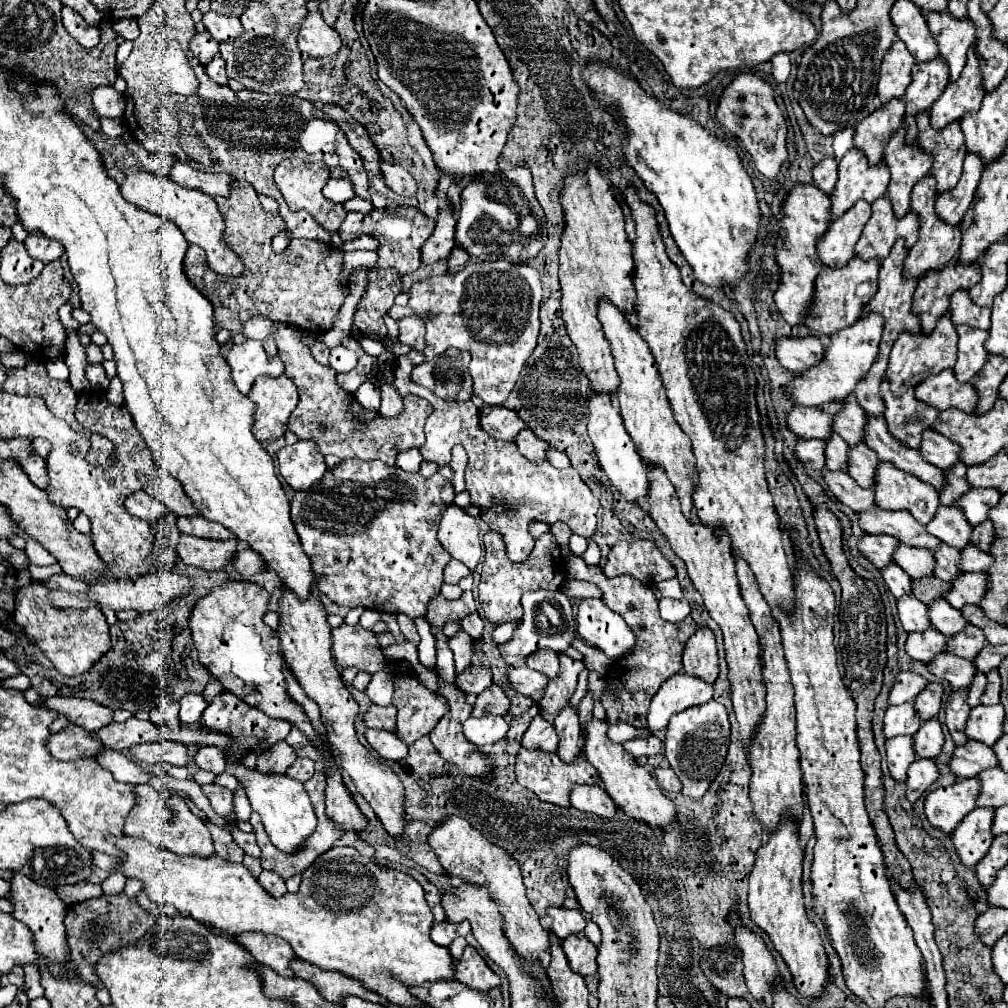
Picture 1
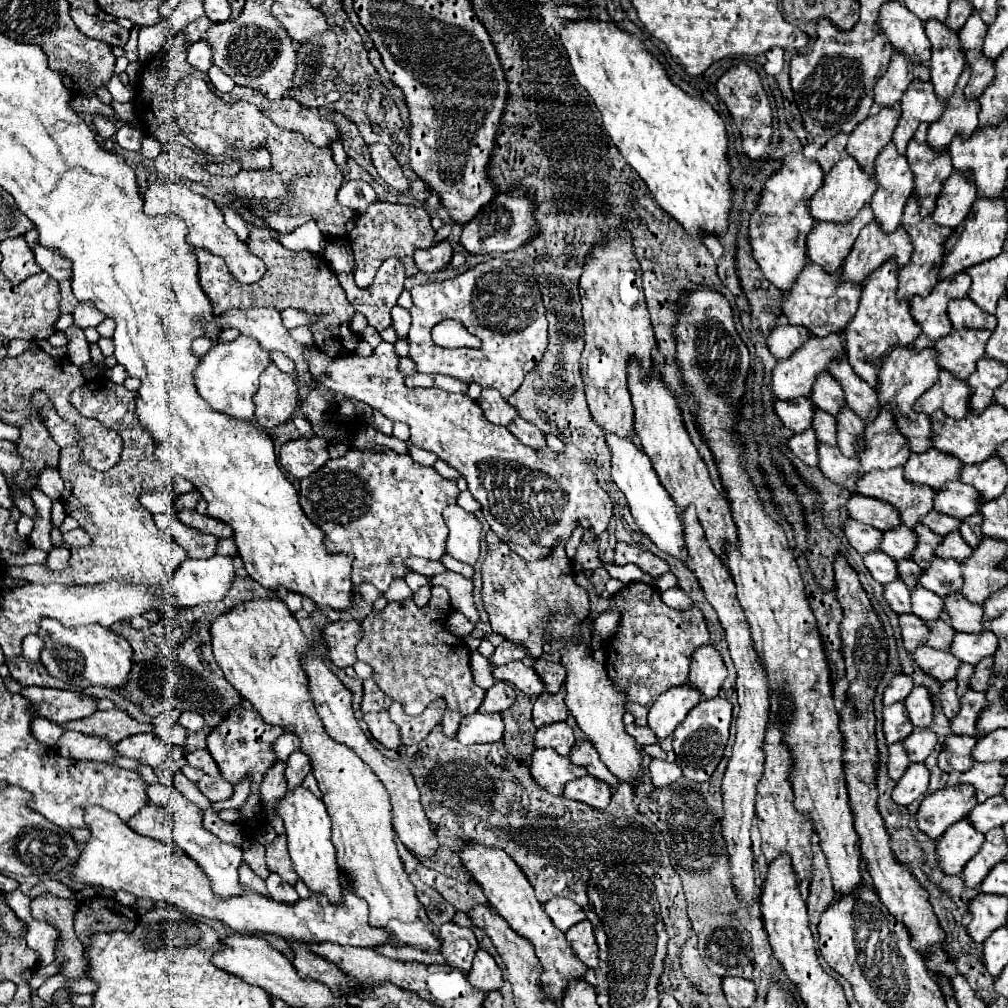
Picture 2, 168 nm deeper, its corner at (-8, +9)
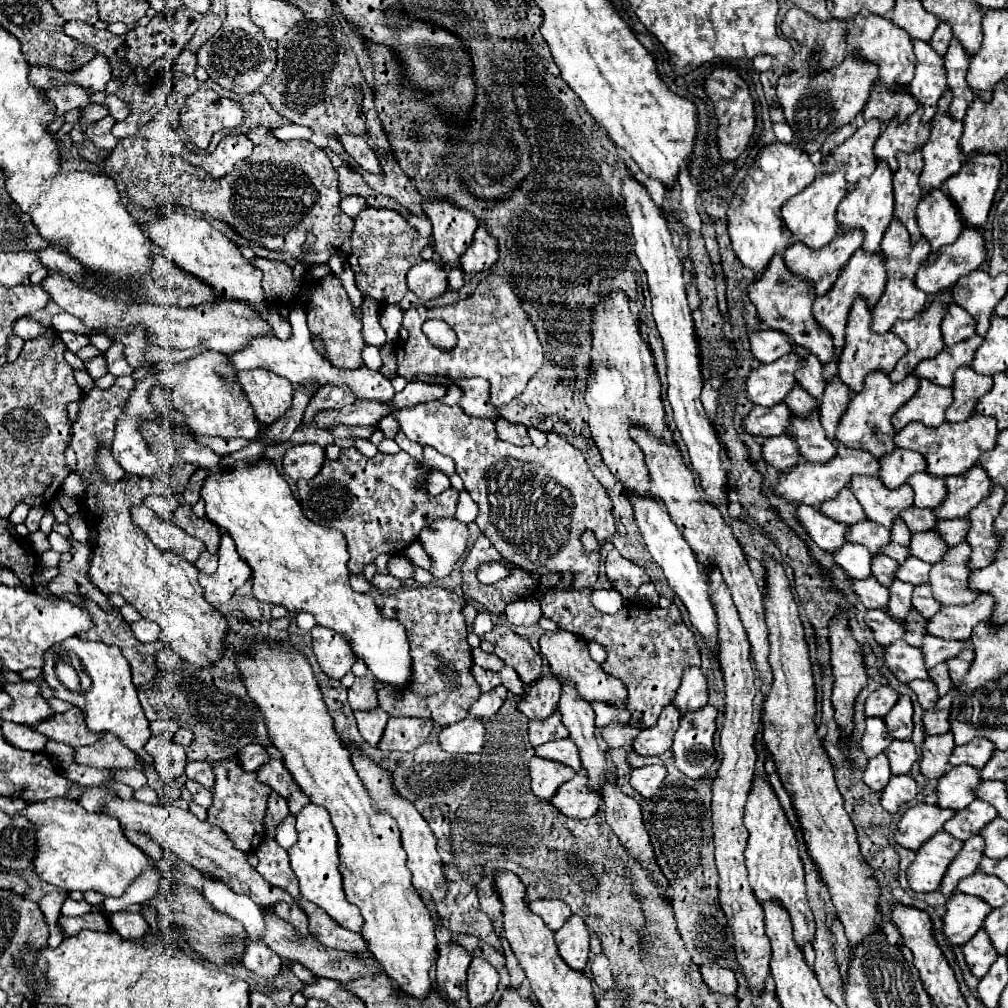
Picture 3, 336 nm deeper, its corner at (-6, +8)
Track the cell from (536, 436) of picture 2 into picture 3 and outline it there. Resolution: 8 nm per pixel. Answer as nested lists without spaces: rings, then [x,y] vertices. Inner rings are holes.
[[[500,417],[496,421],[496,431],[498,431],[498,437],[502,441],[508,441],[512,445],[524,447],[524,445],[530,445],[532,443],[532,439],[528,435],[528,429],[522,423],[510,423],[510,421],[506,421],[506,419]]]

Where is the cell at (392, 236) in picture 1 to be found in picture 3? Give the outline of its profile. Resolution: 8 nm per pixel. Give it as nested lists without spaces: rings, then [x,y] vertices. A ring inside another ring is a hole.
[[[366,207],[358,217],[354,217],[350,243],[352,251],[348,255],[348,263],[356,273],[358,289],[382,303],[400,303],[408,291],[406,273],[420,259],[420,251],[428,245],[428,239],[410,227],[398,211]]]

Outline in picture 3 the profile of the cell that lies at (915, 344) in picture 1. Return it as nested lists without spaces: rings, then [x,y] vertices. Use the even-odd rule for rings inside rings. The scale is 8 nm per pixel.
[[[868,373],[864,381],[864,389],[858,395],[852,395],[848,409],[840,419],[836,431],[838,441],[854,449],[870,451],[876,457],[884,457],[884,453],[892,453],[892,449],[898,449],[898,445],[894,443],[894,435],[898,431],[892,429],[892,413],[896,413],[896,409],[900,409],[900,405],[904,405],[904,401],[912,397],[918,385],[920,385],[920,377],[916,377],[914,373],[910,373],[900,383],[892,383],[888,373]]]

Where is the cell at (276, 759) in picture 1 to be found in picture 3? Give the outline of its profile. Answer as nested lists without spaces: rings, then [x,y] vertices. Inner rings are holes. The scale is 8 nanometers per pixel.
[[[272,791],[268,795],[268,803],[266,803],[266,817],[264,817],[264,825],[266,825],[266,835],[272,839],[274,837],[274,829],[276,825],[288,815],[288,801],[284,797],[280,797],[276,791]]]

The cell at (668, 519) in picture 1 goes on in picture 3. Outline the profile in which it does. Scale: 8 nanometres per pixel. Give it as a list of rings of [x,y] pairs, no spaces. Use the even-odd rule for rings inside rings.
[[[710,565],[706,571],[712,605],[718,615],[718,657],[726,683],[726,717],[720,733],[720,745],[724,751],[722,765],[712,783],[712,817],[714,817],[714,847],[716,847],[716,867],[720,875],[720,907],[726,913],[726,919],[734,933],[734,949],[738,963],[748,979],[748,985],[754,993],[764,987],[764,979],[770,963],[768,937],[764,933],[764,911],[760,901],[752,897],[748,889],[748,867],[744,865],[744,845],[748,839],[748,829],[744,827],[744,805],[754,779],[756,765],[756,747],[754,737],[758,733],[758,723],[754,721],[754,699],[756,699],[756,665],[752,665],[752,653],[748,637],[744,633],[742,621],[732,605],[732,597],[716,565]]]

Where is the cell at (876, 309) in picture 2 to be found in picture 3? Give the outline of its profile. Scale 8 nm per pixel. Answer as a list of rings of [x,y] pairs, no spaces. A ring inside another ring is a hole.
[[[858,297],[852,305],[848,323],[846,323],[846,333],[844,333],[844,349],[840,355],[840,367],[838,367],[838,377],[854,391],[860,393],[862,385],[864,385],[864,377],[874,371],[874,369],[882,369],[886,373],[890,373],[898,359],[904,357],[904,353],[908,351],[906,345],[900,343],[900,337],[896,337],[896,333],[888,331],[888,333],[872,333],[872,307],[868,307],[868,303],[864,301],[864,297]]]

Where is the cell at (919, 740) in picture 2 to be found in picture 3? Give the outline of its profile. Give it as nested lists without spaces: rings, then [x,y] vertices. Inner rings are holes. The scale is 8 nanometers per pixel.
[[[910,739],[908,741],[892,741],[890,747],[886,749],[886,755],[890,759],[890,769],[894,775],[910,773],[912,765],[918,761],[916,745]]]

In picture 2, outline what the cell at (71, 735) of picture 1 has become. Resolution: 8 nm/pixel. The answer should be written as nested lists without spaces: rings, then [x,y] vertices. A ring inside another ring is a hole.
[[[34,718],[30,722],[30,732],[38,742],[42,742],[46,746],[54,746],[58,742],[58,738],[62,736],[60,724],[54,724],[54,722],[42,720],[42,718]]]

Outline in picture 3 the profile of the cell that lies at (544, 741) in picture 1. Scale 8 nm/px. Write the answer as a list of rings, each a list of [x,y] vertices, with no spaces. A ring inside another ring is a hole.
[[[570,737],[560,739],[560,741],[550,741],[548,745],[536,747],[536,755],[544,759],[554,759],[560,761],[576,771],[580,771],[580,755],[576,753],[576,745],[572,743]]]

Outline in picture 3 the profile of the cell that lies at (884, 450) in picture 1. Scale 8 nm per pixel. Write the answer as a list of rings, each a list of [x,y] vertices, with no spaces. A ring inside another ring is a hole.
[[[780,255],[772,257],[768,269],[762,275],[758,275],[756,281],[748,287],[748,295],[750,295],[750,301],[756,305],[760,319],[770,329],[788,333],[788,337],[796,345],[814,353],[822,365],[836,359],[836,347],[832,343],[832,335],[828,335],[826,329],[820,329],[820,325],[816,325],[816,319],[812,317],[812,305],[816,299],[816,293],[812,291],[812,283],[804,281],[804,277],[788,271],[788,267],[784,265],[784,259]]]

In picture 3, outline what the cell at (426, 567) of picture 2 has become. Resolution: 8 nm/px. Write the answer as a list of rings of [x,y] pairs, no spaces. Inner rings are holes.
[[[394,555],[388,561],[388,571],[390,571],[390,575],[394,575],[398,579],[412,579],[414,577],[414,567],[404,555],[400,555],[400,557]]]

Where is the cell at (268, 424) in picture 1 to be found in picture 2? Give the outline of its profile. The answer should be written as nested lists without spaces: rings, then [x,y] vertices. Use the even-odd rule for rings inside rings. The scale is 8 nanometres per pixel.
[[[270,362],[260,376],[260,388],[254,396],[254,404],[256,422],[262,428],[270,430],[284,424],[298,404],[298,388],[290,374],[284,374]]]

